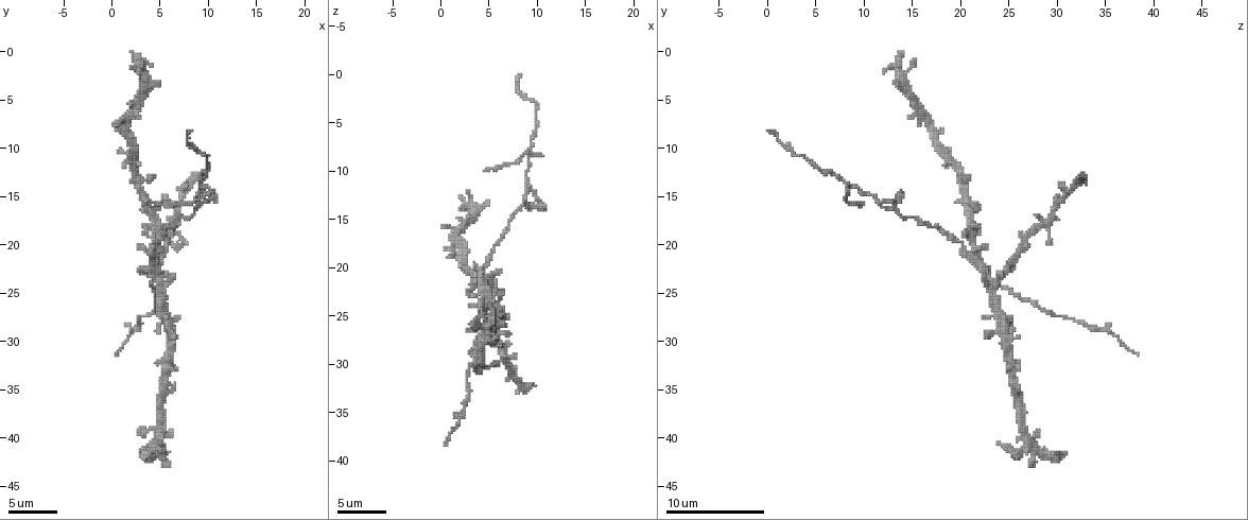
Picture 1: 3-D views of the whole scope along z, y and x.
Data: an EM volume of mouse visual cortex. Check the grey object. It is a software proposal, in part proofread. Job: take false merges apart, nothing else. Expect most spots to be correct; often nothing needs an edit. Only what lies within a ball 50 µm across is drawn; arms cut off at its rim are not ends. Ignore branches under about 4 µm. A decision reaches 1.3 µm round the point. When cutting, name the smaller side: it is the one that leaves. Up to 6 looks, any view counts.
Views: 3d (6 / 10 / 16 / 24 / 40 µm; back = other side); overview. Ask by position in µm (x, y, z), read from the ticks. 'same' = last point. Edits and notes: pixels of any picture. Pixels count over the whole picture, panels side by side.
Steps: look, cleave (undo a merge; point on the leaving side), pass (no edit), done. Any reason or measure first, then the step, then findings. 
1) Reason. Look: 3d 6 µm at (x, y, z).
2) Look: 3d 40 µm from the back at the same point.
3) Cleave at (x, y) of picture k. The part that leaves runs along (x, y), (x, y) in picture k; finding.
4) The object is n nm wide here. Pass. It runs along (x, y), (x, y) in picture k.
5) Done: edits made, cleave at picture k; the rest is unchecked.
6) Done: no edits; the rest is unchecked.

Look: 3d 16 µm at (9.6, 13.6, 8.2).

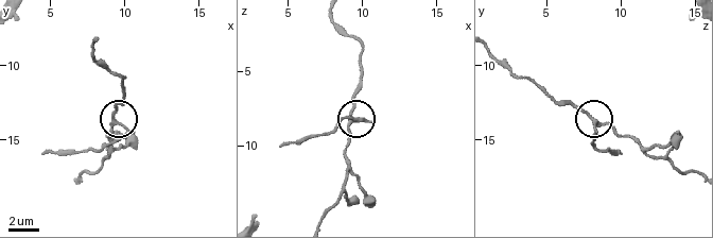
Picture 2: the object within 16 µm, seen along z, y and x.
The side arm is 7 µm long; 4 arms meet here. Cleave at (592, 143) of picture 2. A second cell is stuck on.

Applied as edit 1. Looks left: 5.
See it whole again. Look: overview.

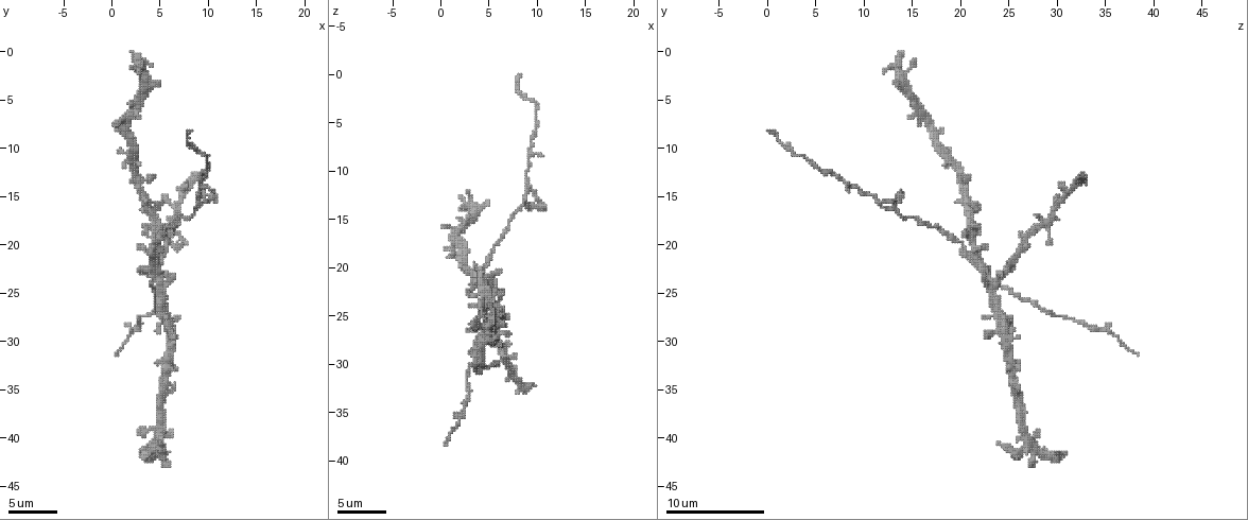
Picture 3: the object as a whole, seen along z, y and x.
Side arm on a straight run. Look: 3d 10 µm at (8.8, 16.0, 12.8).

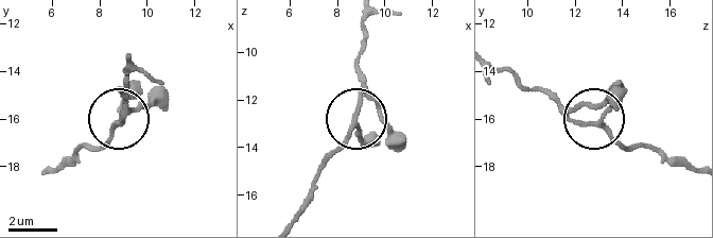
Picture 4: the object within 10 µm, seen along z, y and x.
Closer look. Look: 3d 6 µm at (8.8, 16.1, 12.6).

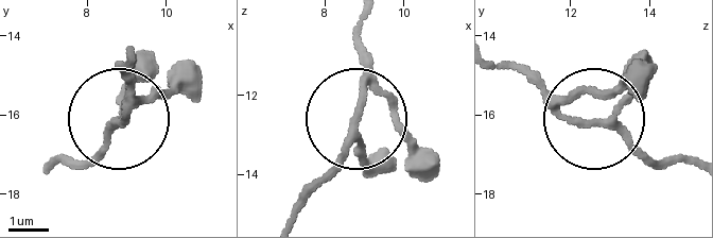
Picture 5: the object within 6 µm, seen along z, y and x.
3 arms meet here. Pass. All the same cell.

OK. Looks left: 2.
Look: 3d 10 µm at (4.4, 20.6, 20.2).

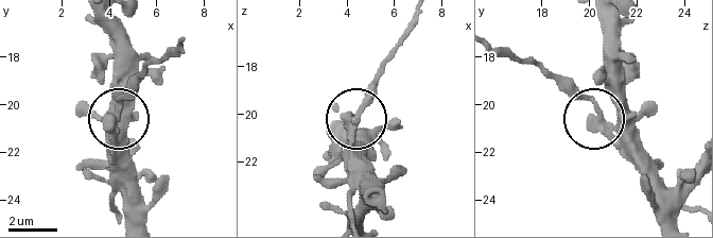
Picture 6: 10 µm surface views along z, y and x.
Pass. It runs along (118, 116), (118, 100), (142, 69) in picture 6; one cell here.

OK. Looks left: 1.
Done: edits made, cleave at picture 2; the rest is unchecked.

